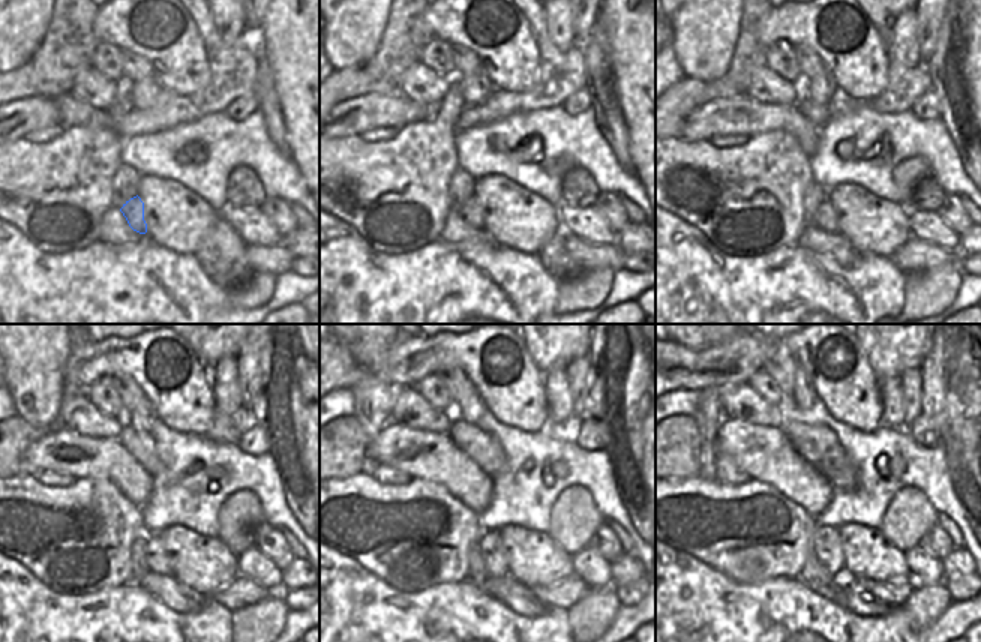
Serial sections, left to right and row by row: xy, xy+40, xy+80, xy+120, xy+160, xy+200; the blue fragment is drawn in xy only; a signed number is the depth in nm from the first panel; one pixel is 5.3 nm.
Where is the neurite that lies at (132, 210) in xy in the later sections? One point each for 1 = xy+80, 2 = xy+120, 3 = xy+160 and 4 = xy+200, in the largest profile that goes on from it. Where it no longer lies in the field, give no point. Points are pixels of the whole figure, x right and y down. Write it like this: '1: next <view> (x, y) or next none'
1: next xy+80 (825, 218)
2: next xy+120 (155, 555)
3: next xy+160 (491, 546)
4: next xy+200 (827, 540)

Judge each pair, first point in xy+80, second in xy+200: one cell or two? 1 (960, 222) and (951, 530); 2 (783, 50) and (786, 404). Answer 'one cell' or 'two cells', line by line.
1: two cells
2: two cells

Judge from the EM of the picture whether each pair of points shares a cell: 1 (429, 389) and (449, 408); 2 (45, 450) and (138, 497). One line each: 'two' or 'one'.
1: one
2: one

